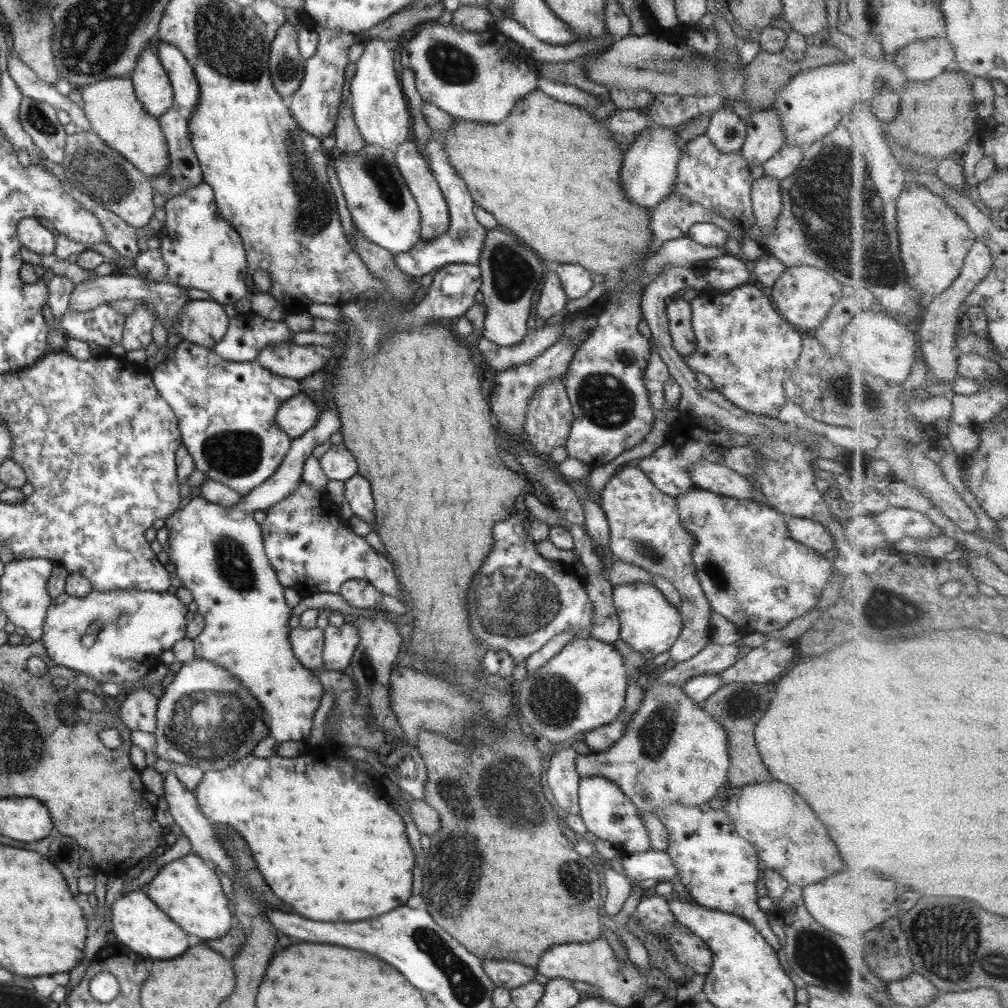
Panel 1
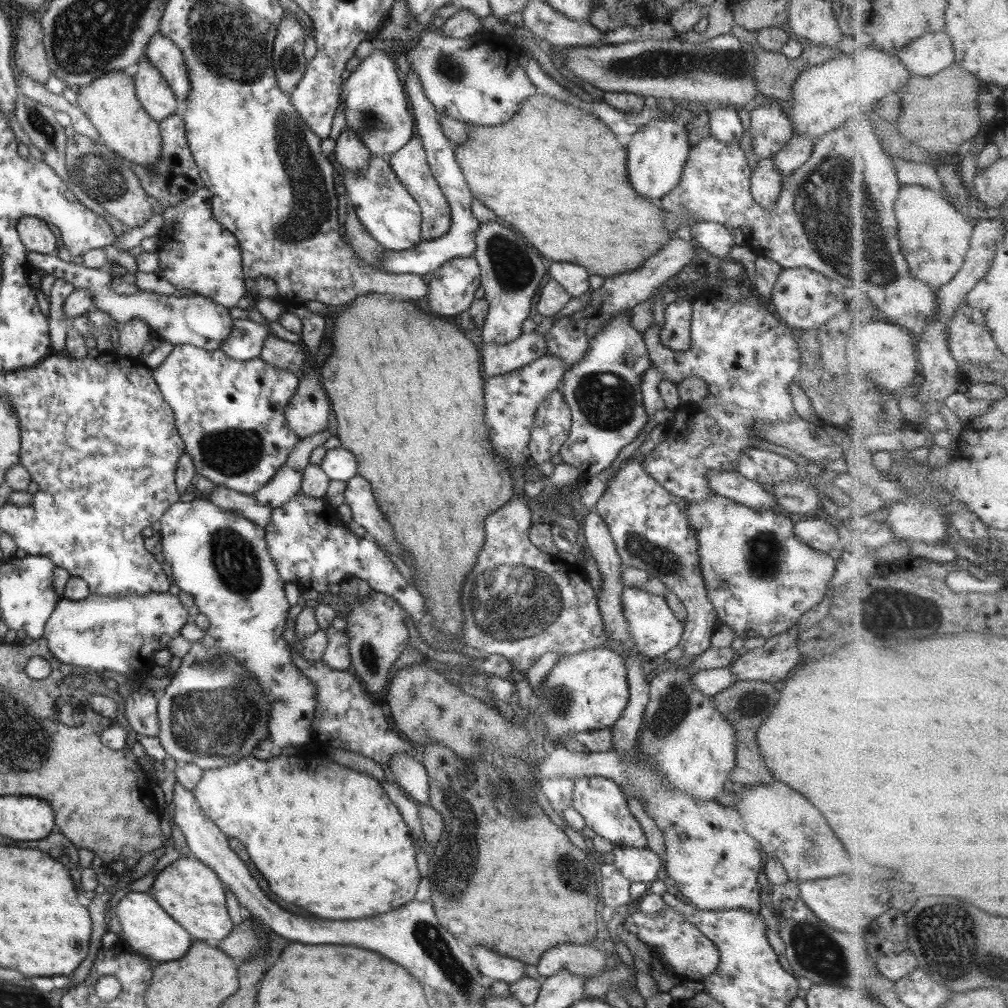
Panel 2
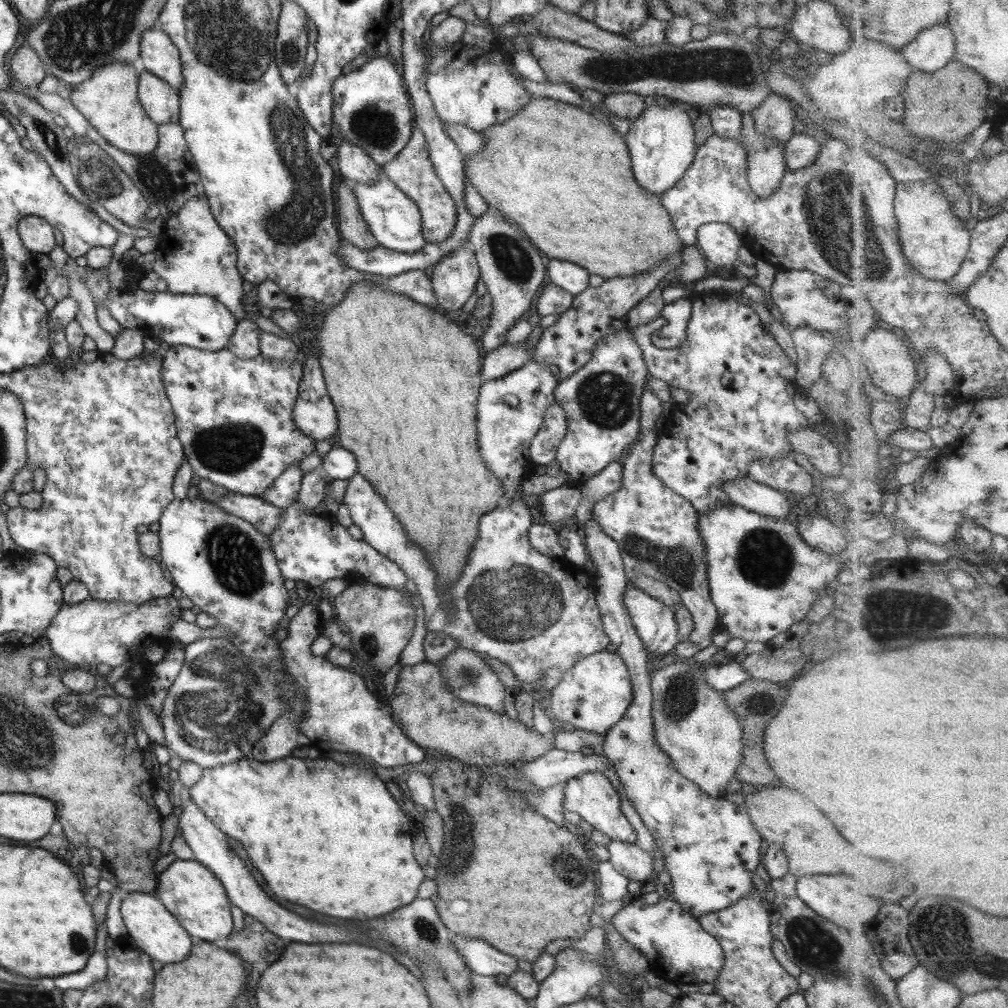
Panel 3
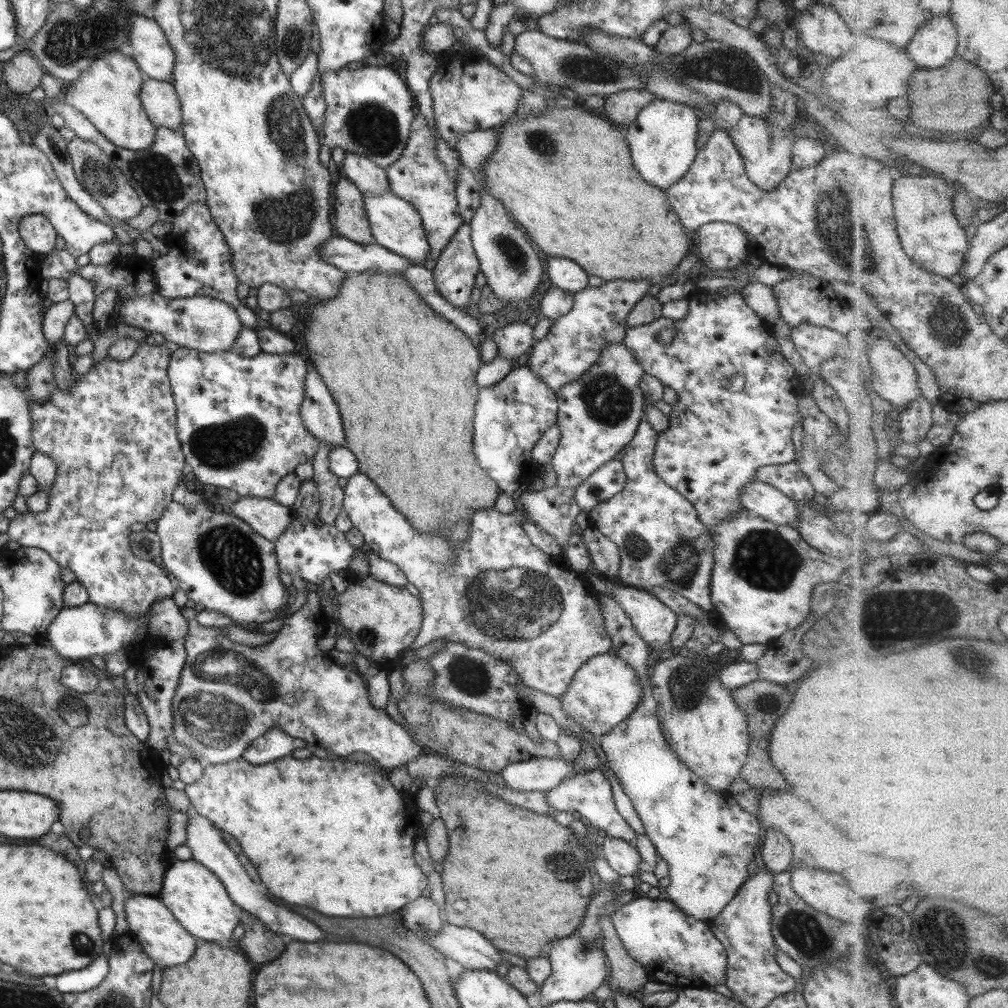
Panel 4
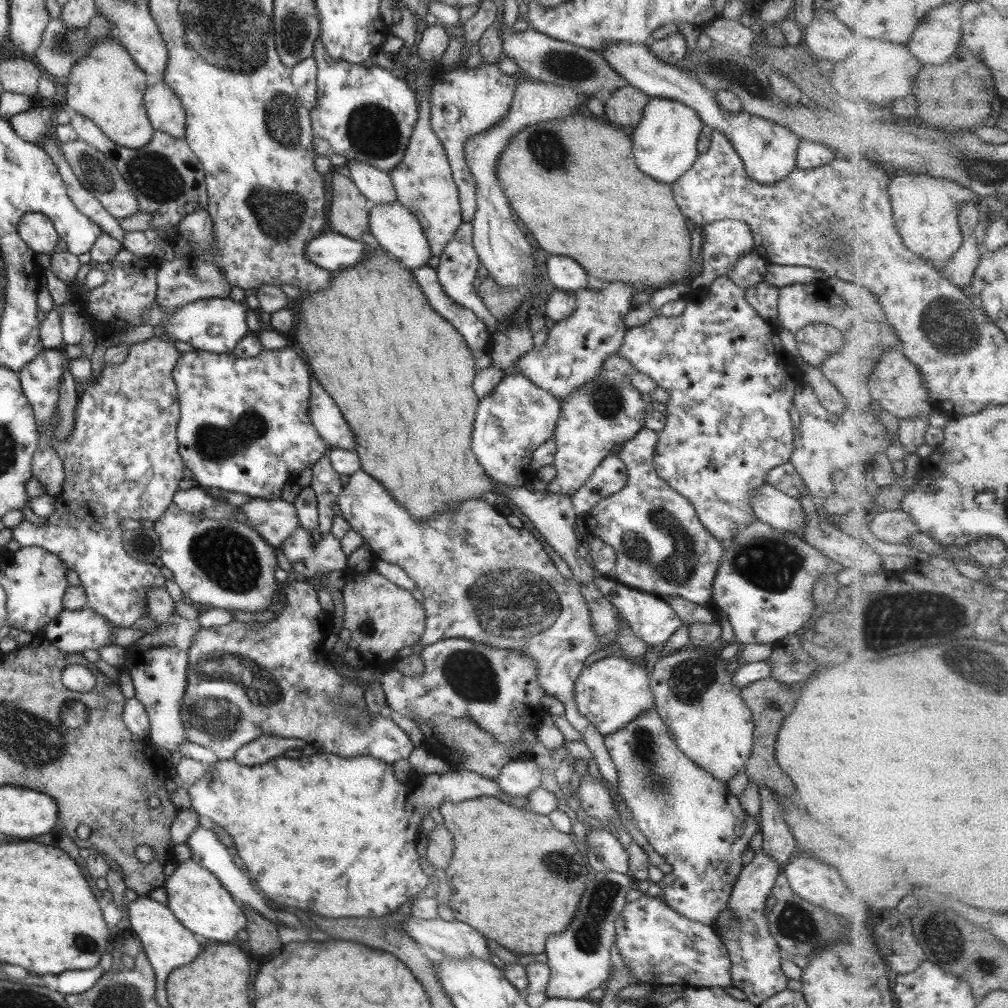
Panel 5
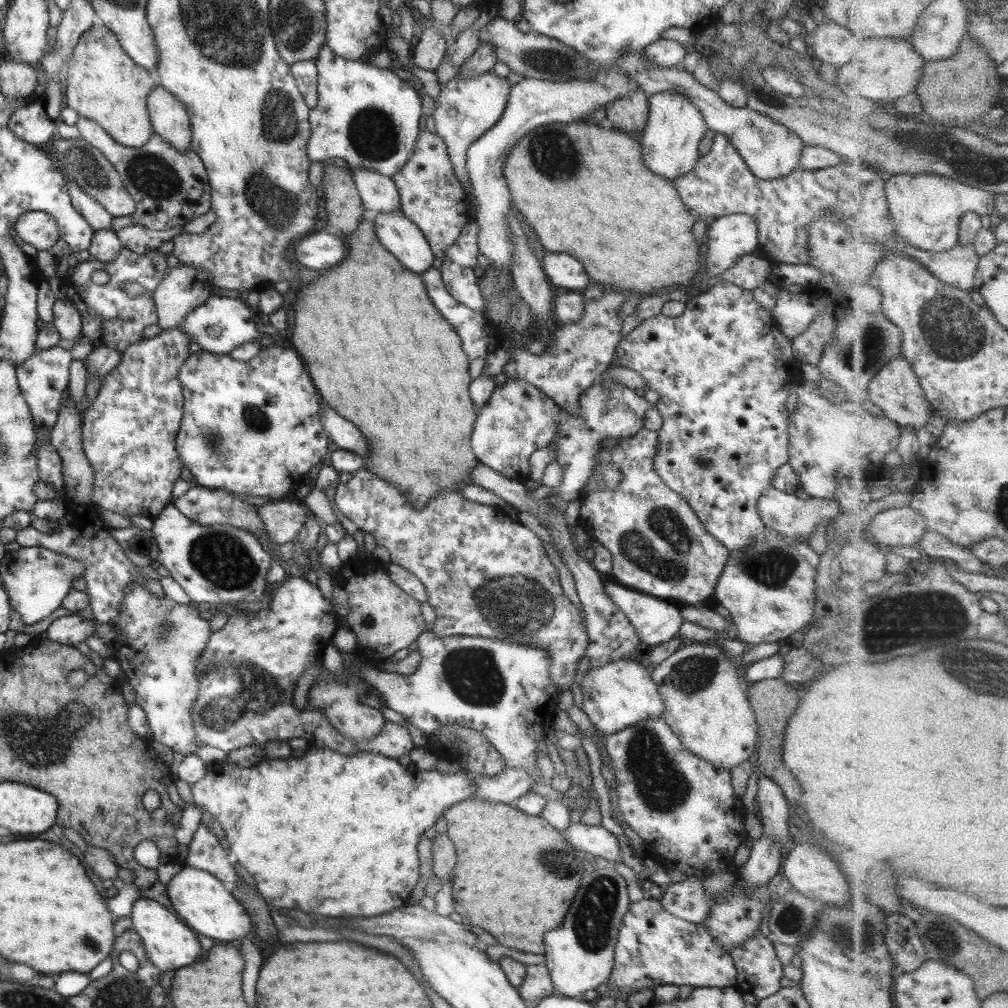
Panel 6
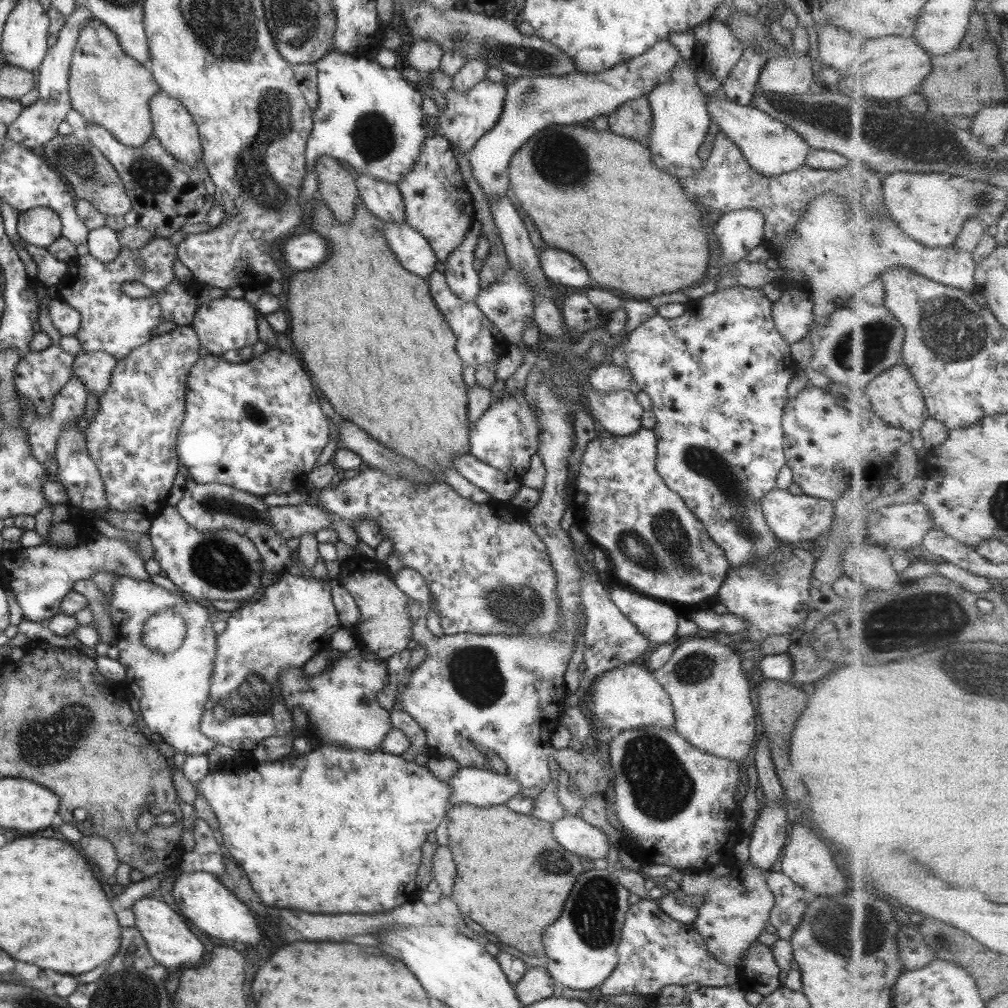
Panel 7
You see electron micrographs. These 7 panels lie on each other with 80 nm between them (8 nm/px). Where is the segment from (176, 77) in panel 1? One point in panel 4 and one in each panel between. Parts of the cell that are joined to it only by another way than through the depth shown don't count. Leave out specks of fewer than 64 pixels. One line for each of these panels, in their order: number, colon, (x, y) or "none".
2: (162, 54)
3: (157, 54)
4: (148, 47)

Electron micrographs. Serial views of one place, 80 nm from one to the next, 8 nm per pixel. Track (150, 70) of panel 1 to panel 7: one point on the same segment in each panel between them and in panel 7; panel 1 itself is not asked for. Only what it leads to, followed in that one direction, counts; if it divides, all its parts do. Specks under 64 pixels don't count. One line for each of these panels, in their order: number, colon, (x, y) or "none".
2: (157, 99)
3: (159, 101)
4: (158, 99)
5: (165, 113)
6: (168, 117)
7: (172, 126)

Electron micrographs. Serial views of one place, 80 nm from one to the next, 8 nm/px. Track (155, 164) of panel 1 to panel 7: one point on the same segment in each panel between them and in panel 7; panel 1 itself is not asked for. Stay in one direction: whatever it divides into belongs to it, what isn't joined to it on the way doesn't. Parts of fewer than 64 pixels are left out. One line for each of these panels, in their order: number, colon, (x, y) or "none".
2: (108, 102)
3: (108, 101)
4: (107, 92)
5: (106, 87)
6: (103, 85)
7: (108, 88)

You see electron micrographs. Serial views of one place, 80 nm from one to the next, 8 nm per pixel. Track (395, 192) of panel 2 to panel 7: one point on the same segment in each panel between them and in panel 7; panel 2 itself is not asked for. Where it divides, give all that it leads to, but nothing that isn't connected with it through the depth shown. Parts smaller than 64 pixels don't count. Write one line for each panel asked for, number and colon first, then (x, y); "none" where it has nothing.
3: (393, 220)
4: (394, 224)
5: (392, 227)
6: (402, 239)
7: (414, 254)

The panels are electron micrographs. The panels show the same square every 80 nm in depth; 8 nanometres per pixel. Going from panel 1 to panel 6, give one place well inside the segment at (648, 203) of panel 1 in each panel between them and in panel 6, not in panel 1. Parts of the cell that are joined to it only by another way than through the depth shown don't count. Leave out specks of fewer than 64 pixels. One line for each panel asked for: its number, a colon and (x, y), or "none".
2: (655, 155)
3: (660, 142)
4: (661, 141)
5: (664, 142)
6: (669, 144)

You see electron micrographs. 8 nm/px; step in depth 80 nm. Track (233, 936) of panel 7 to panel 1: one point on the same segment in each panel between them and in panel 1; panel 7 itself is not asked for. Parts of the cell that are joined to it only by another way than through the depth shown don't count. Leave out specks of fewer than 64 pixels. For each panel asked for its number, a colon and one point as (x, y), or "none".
1: (186, 889)
2: (189, 892)
3: (189, 891)
4: (194, 896)
5: (198, 901)
6: (200, 901)

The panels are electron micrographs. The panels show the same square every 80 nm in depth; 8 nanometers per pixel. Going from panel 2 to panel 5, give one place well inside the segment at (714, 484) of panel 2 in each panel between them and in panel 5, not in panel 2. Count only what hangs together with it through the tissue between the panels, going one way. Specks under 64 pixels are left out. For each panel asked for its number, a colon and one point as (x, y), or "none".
3: (752, 496)
4: (760, 499)
5: (771, 507)

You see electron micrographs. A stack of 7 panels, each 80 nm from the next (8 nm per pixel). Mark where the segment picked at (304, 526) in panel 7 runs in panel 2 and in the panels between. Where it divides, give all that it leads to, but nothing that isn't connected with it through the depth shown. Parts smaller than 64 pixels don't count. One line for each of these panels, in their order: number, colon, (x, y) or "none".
2: (229, 500)
3: (263, 516)
4: (269, 519)
5: (274, 520)
6: (282, 520)

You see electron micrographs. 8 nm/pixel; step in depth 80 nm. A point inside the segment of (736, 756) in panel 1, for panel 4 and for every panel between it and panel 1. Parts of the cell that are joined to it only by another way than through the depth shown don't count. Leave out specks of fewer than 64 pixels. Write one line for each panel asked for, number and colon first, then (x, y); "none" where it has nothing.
2: (745, 704)
3: (755, 702)
4: (763, 702)

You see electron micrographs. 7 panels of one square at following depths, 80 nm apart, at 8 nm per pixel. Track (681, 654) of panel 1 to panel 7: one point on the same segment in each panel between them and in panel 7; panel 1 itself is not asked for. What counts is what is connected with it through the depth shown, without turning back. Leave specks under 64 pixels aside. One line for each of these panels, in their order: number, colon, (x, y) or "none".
2: (650, 528)
3: (656, 531)
4: (660, 541)
5: (661, 548)
6: (658, 547)
7: (655, 547)

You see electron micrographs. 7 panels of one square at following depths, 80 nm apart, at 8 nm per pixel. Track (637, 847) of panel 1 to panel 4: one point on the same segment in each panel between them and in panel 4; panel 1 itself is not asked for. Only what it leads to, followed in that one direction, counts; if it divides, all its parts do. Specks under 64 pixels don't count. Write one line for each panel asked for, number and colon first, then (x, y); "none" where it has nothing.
2: (603, 807)
3: (590, 795)
4: (588, 793)

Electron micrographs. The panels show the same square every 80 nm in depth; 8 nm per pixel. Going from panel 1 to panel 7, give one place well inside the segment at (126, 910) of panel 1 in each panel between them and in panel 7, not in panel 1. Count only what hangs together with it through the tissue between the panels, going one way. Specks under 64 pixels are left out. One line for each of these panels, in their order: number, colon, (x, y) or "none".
2: (146, 928)
3: (149, 926)
4: (166, 942)
5: (167, 944)
6: (169, 943)
7: (169, 941)

